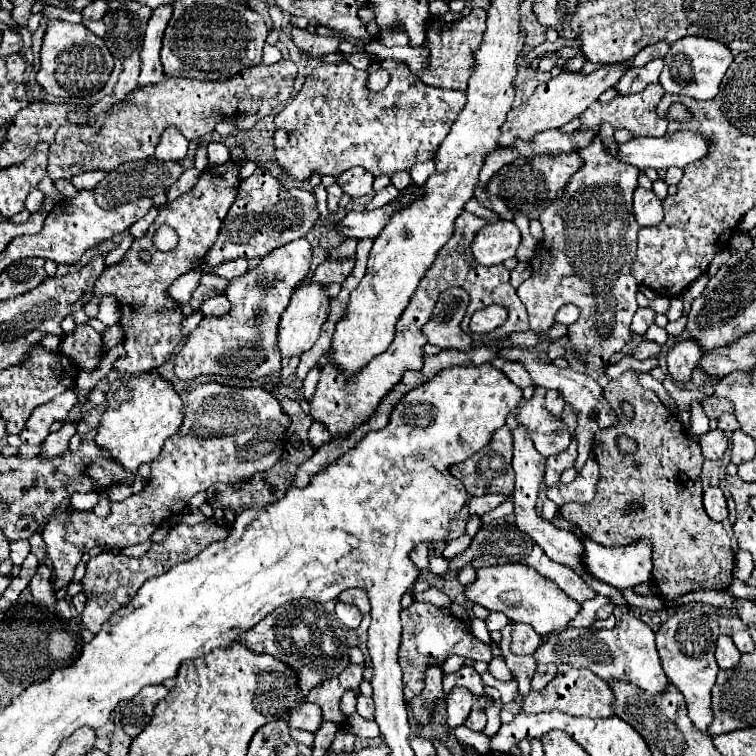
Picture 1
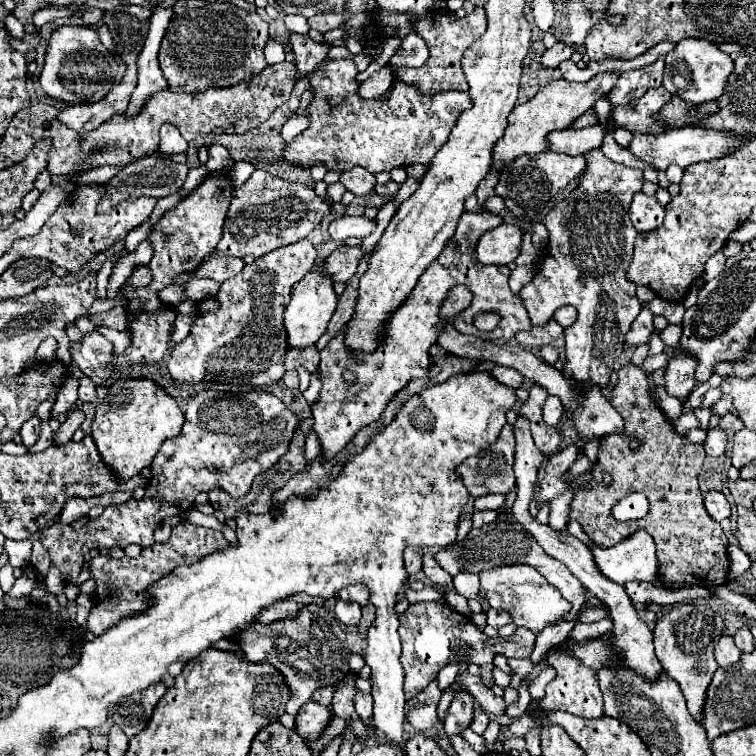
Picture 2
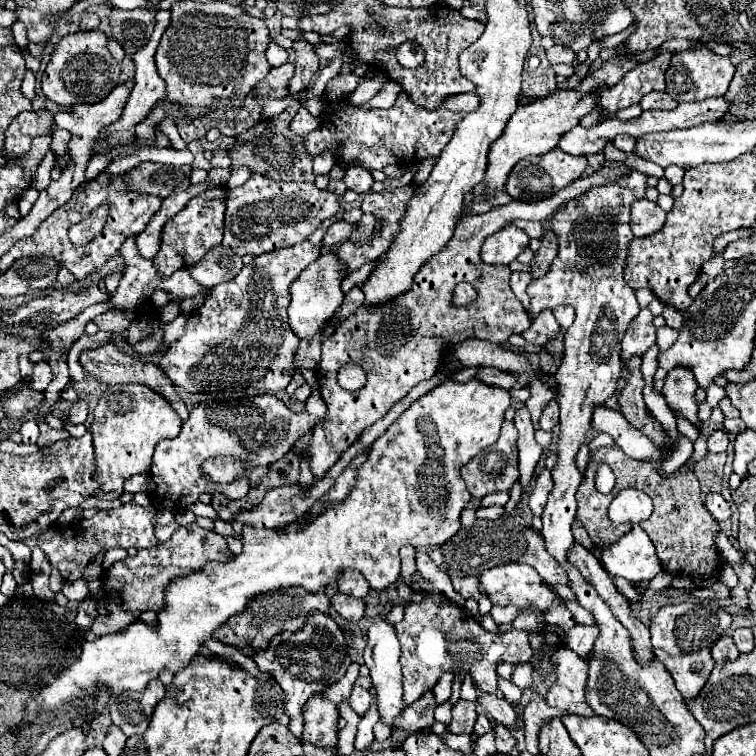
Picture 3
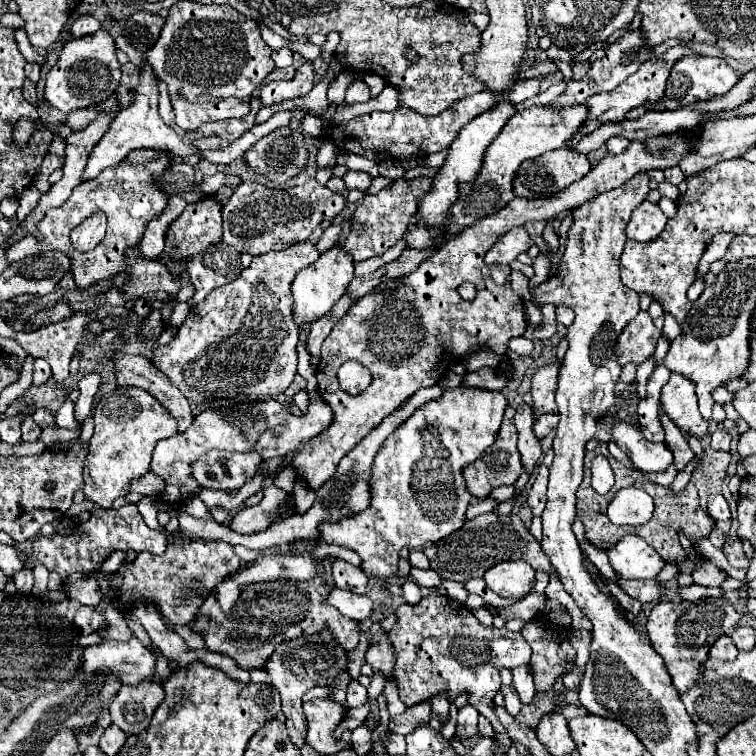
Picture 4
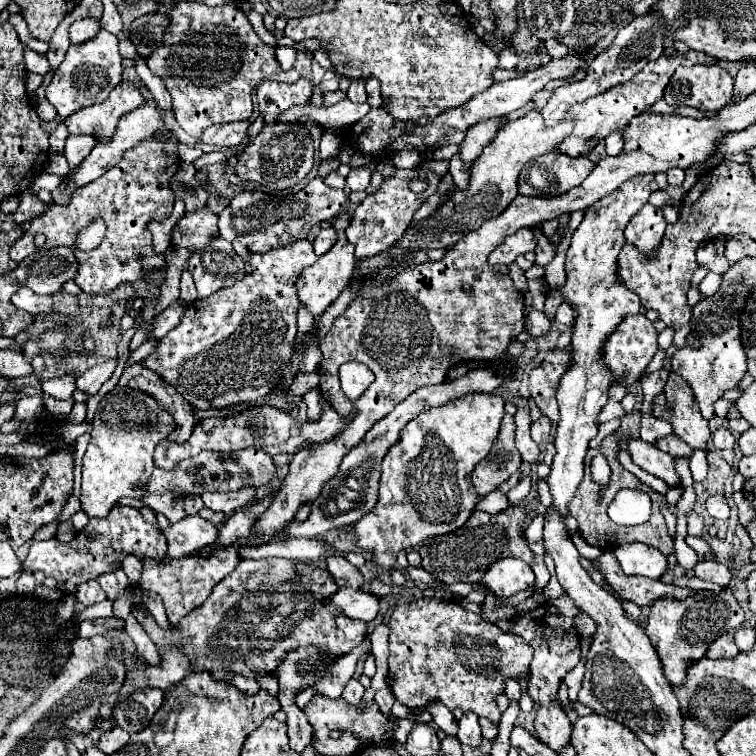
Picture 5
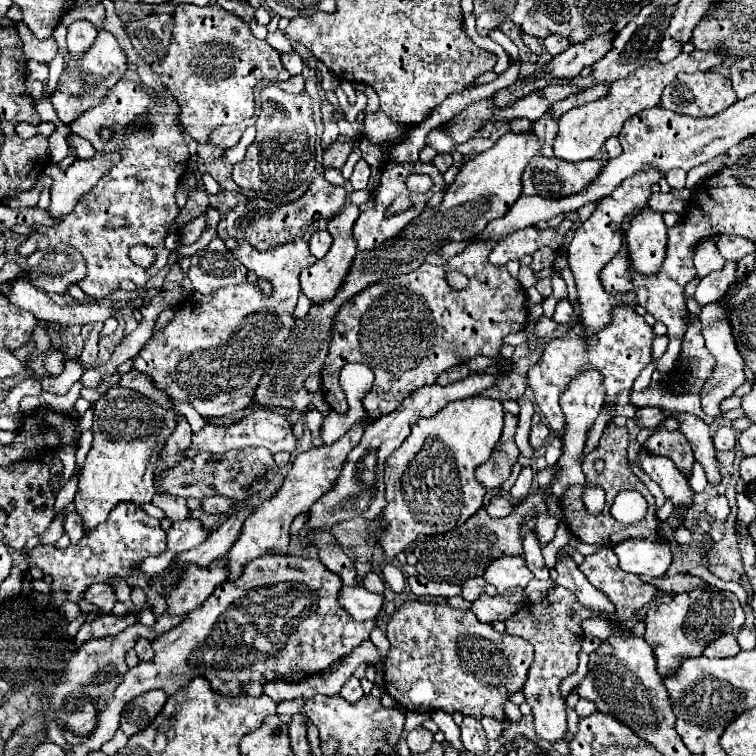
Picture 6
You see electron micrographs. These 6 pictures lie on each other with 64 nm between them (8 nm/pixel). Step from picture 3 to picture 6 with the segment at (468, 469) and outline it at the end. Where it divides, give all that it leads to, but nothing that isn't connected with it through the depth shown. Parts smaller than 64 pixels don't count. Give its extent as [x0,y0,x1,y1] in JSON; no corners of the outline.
[476,412,520,490]

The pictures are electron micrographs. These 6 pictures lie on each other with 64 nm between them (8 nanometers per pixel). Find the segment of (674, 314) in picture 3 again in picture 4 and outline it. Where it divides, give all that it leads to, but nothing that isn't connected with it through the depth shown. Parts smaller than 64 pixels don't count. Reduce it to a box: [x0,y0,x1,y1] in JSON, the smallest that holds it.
[662,314,680,342]

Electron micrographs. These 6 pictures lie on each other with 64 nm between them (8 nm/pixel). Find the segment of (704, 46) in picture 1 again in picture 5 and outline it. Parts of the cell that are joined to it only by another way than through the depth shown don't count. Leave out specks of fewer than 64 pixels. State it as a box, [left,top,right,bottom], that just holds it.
[664,62,734,110]

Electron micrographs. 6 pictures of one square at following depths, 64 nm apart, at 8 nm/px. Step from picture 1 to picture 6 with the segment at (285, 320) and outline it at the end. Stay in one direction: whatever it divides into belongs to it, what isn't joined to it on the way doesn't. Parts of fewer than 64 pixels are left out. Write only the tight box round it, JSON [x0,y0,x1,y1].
[300,204,360,304]

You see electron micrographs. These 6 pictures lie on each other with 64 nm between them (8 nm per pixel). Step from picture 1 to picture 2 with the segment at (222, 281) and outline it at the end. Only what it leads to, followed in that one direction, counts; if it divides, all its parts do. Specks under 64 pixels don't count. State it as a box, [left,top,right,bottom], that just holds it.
[172,272,220,302]

